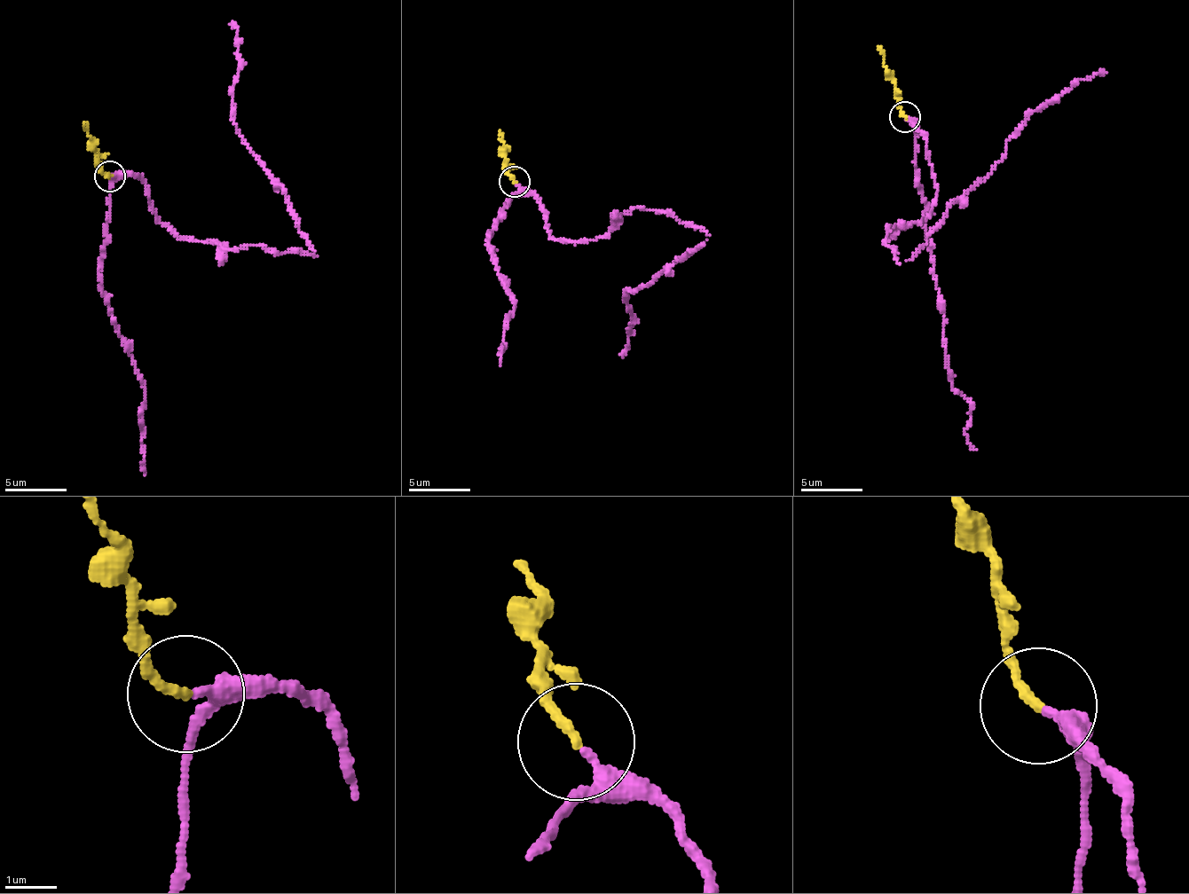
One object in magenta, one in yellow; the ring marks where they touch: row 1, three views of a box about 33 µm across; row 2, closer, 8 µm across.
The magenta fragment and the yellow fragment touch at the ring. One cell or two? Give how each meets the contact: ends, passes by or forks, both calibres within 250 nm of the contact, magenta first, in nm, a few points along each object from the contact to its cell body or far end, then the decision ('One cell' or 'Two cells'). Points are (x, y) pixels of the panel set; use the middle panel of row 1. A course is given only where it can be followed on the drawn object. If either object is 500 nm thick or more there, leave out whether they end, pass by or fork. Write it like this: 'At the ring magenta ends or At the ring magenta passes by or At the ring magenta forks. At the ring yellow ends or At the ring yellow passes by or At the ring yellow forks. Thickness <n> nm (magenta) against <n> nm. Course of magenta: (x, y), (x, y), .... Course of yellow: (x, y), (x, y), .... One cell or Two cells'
At the ring magenta passes by. At the ring yellow ends. Thickness 200 nm (magenta) against 170 nm. Course of magenta: (516, 182), (550, 234), (572, 241), (602, 238), (634, 207), (706, 235), (626, 291), (623, 357). Course of yellow: (514, 182), (505, 169), (500, 130). One cell

